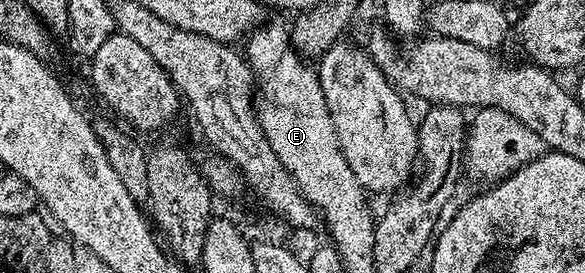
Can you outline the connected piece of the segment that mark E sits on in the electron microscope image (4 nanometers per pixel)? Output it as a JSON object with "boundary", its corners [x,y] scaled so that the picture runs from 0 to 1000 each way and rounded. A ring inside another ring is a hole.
{"boundary":[[[456,81],[421,136],[421,161],[419,216],[436,267],[446,352],[450,337],[450,385],[444,377],[439,396],[443,454],[450,465],[460,535],[467,535],[467,564],[474,564],[480,608],[494,623],[515,714],[542,766],[557,846],[562,853],[569,835],[641,835],[643,795],[634,791],[632,755],[621,736],[624,692],[617,667],[610,667],[603,623],[597,623],[590,564],[583,564],[576,476],[569,476],[566,407],[549,330],[545,267],[499,176],[496,114],[477,88]]]}

